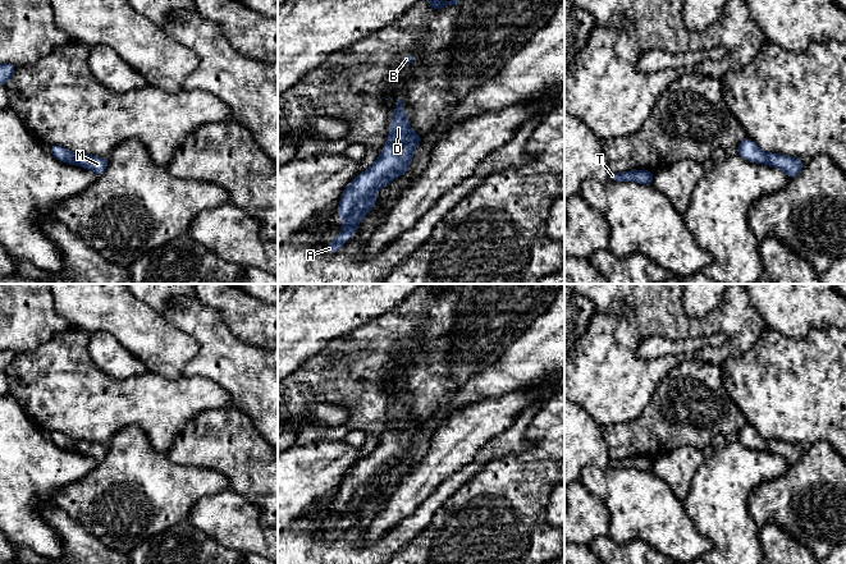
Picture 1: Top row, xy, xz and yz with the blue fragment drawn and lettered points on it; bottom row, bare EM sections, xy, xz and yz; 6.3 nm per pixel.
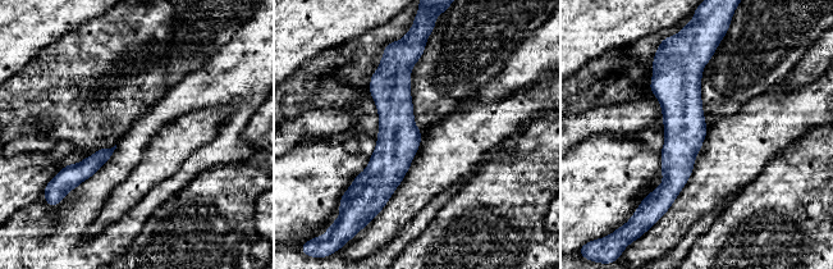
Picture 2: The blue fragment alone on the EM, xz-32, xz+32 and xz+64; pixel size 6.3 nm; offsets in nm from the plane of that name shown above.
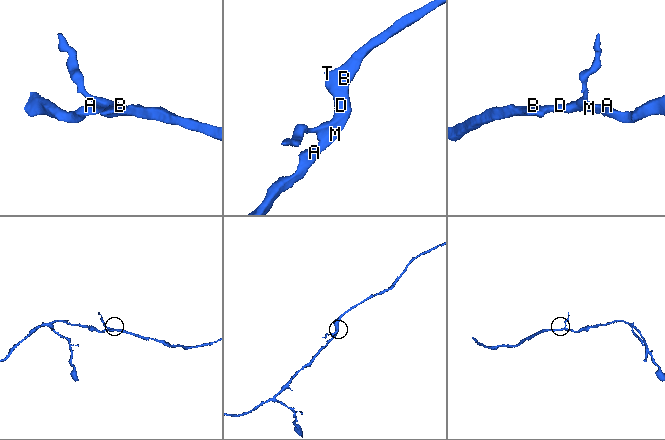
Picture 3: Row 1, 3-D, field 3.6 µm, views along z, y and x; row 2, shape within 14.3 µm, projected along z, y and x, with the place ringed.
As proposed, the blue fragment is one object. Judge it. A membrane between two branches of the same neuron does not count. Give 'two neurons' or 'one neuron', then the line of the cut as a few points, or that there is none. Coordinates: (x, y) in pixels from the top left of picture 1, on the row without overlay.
one neuron; cut none

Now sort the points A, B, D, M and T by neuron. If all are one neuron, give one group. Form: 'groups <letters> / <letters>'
groups A B D M T

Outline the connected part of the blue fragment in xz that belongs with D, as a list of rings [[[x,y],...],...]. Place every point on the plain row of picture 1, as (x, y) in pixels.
[[[397,385],[389,423],[376,448],[357,462],[343,477],[337,503],[343,505],[342,517],[331,531],[325,532],[326,540],[337,538],[357,517],[357,512],[375,492],[375,478],[408,457],[413,435],[421,422],[408,412],[408,402],[403,398],[403,386]]]

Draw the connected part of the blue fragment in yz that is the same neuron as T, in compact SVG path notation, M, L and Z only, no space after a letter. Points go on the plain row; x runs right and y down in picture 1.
M631 457L631 458L625 458L622 460L619 459L611 459L609 460L609 467L611 468L637 468L640 471L653 471L653 463L655 458L649 458L649 457Z

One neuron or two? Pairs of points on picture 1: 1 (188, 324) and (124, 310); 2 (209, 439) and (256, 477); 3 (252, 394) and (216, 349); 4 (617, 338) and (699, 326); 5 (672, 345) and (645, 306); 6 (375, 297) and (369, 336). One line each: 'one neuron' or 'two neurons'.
1: two neurons
2: one neuron
3: one neuron
4: one neuron
5: two neurons
6: two neurons

